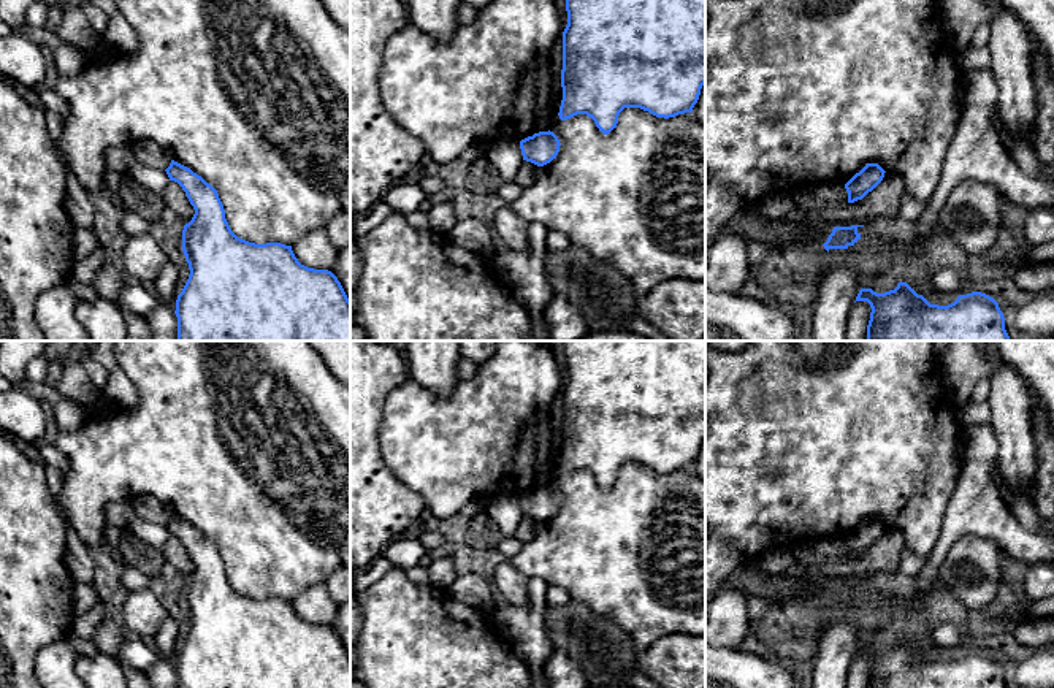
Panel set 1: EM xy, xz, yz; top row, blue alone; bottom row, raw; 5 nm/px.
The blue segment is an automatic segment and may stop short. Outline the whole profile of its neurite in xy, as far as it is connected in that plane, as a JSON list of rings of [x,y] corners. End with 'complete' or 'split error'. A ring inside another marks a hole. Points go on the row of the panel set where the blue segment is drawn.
[[[174,160],[165,171],[170,181],[182,187],[195,209],[182,230],[182,252],[190,274],[176,300],[178,341],[350,341],[350,300],[331,271],[301,265],[292,246],[255,244],[238,238],[211,184]]] | complete

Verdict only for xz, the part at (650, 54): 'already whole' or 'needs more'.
already whole

